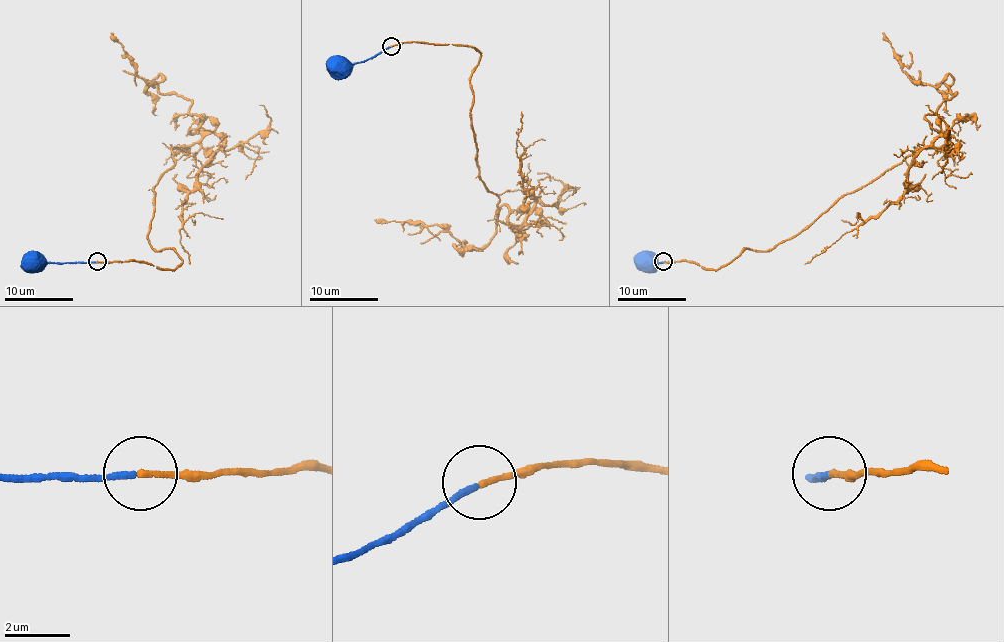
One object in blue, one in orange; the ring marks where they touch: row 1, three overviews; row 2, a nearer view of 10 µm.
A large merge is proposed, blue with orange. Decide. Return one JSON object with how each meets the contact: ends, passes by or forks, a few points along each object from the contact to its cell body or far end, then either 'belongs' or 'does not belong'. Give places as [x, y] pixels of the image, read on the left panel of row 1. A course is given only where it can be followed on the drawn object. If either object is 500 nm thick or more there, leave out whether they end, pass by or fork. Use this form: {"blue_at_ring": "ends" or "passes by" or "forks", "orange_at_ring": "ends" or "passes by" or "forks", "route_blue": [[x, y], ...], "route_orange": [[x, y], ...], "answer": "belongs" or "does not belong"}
{"blue_at_ring": "ends", "orange_at_ring": "ends", "route_blue": [[95, 261], [46, 263], [31, 258], [29, 261]], "route_orange": [[97, 261], [181, 266], [149, 246], [153, 193], [171, 149], [209, 133], [223, 138], [186, 198], [189, 264]], "answer": "belongs"}

